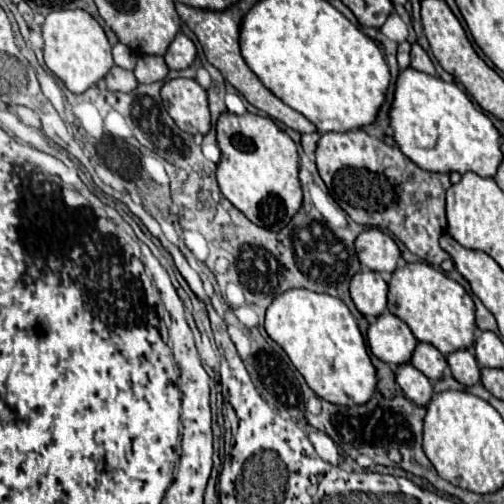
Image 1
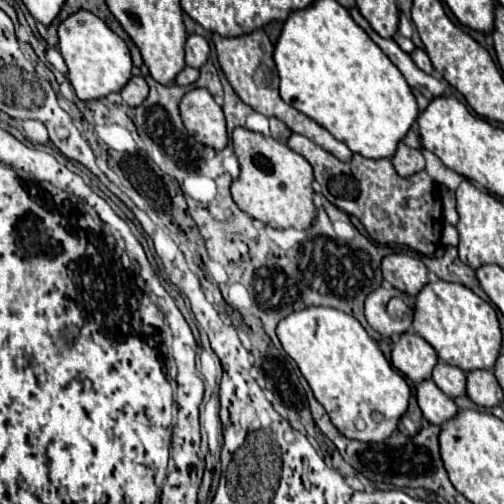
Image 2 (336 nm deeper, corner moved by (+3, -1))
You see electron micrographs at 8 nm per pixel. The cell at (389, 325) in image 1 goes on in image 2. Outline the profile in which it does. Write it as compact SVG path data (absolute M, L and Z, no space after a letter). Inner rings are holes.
M408 331L396 339L392 349L392 365L412 383L430 379L436 363L438 353L434 347L414 331Z

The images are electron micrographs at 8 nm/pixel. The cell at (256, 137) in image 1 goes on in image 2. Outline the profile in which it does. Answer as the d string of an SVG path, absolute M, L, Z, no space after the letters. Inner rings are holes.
M244 127L234 129L232 145L242 169L240 179L232 183L232 197L236 205L250 217L274 229L308 229L314 221L312 165L288 145Z

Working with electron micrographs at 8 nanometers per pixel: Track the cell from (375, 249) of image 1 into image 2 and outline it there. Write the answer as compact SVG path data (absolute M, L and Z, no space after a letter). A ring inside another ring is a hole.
M402 253L384 257L382 273L388 283L396 289L416 297L424 285L428 285L428 267L418 259Z

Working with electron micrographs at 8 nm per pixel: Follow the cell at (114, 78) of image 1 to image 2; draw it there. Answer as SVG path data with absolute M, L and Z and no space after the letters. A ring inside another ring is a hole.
M132 77L128 81L128 85L122 89L122 97L126 103L142 103L144 97L148 95L148 83L144 81L144 77Z

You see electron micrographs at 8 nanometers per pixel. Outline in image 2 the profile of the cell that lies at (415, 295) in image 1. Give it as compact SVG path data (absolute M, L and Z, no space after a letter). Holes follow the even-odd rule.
M428 283L416 297L412 327L436 349L444 363L460 367L462 371L492 369L502 349L502 331L496 311L488 301L460 283Z

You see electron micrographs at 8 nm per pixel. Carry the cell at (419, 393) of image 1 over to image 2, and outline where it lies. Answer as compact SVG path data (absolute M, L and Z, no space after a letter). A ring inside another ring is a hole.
M432 379L422 381L416 387L416 399L424 417L434 425L444 425L448 419L454 419L458 415L454 399L444 395Z

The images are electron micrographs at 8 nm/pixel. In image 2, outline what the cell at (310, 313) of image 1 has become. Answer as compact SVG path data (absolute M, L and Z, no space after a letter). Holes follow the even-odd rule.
M308 307L284 317L278 323L276 333L284 351L296 361L304 379L312 387L314 397L326 409L330 421L344 437L362 443L380 443L388 439L392 431L396 431L400 417L408 411L410 385L404 375L390 365L378 343L366 333L356 317L332 307Z

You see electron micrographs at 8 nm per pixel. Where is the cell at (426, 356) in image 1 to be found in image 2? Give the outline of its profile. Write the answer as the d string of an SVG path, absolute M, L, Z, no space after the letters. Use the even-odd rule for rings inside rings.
M440 361L434 367L432 379L452 399L466 393L466 373L462 369L458 369L458 367L452 367L452 365L444 363L444 361Z

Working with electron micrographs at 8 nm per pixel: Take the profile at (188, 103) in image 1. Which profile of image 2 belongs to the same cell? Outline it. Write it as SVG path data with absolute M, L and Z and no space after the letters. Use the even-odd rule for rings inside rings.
M192 89L180 103L180 115L188 133L202 145L224 149L228 145L228 131L222 107L206 89Z

